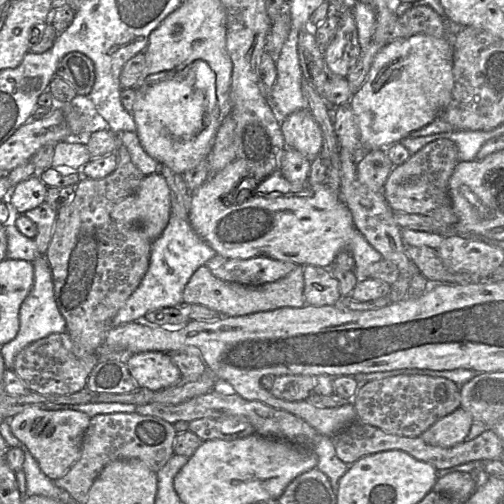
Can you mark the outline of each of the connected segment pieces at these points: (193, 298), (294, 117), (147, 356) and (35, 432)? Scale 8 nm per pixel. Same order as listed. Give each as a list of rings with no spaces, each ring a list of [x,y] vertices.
[[[202,265],[186,284],[183,303],[206,306],[221,316],[244,316],[282,307],[301,308],[307,304],[304,298],[303,269],[304,266],[298,265],[291,273],[275,282],[252,286],[220,280],[212,274],[209,267]]]
[[[308,108],[297,110],[280,123],[285,146],[291,147],[313,161],[322,149],[322,131]]]
[[[166,352],[136,353],[126,360],[126,364],[141,389],[157,392],[175,385],[182,379],[180,369]]]
[[[30,408],[10,419],[10,429],[36,459],[41,471],[54,481],[65,476],[80,458],[84,433],[90,419],[81,411]]]

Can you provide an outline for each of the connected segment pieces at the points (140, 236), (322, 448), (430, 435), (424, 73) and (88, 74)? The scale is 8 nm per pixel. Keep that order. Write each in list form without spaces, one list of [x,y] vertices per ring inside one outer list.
[[[119,143],[115,154],[118,157],[118,165],[116,169],[110,175],[101,179],[91,179],[88,177],[83,177],[75,185],[75,193],[72,199],[63,207],[61,207],[58,211],[56,211],[52,206],[50,206],[47,202],[44,201],[36,208],[28,210],[24,213],[24,215],[31,219],[37,226],[37,234],[34,237],[37,250],[40,255],[45,255],[46,260],[48,261],[54,285],[54,299],[56,301],[60,313],[66,321],[66,331],[68,332],[73,344],[73,353],[77,357],[86,357],[91,354],[98,354],[99,349],[105,340],[107,332],[112,327],[113,317],[117,314],[119,309],[125,304],[131,294],[139,286],[140,282],[142,281],[143,277],[145,276],[148,270],[150,262],[150,251],[152,241],[150,241],[150,239],[146,236],[141,227],[137,225],[119,223],[113,220],[111,217],[111,211],[113,207],[126,197],[135,194],[140,186],[140,183],[144,178],[144,174],[133,164],[127,148],[122,143]]]
[[[320,434],[318,443],[312,449],[318,456],[316,468],[327,475],[333,492],[338,490],[339,480],[351,464],[343,462],[336,454],[331,437]]]
[[[459,407],[437,420],[419,436],[428,444],[451,447],[466,440],[473,422],[471,414]]]
[[[416,34],[386,44],[375,56],[362,87],[348,101],[368,151],[385,149],[440,117],[452,98],[453,46],[446,39]]]
[[[70,52],[60,61],[55,76],[68,82],[76,94],[88,96],[95,81],[94,64],[81,52]]]

